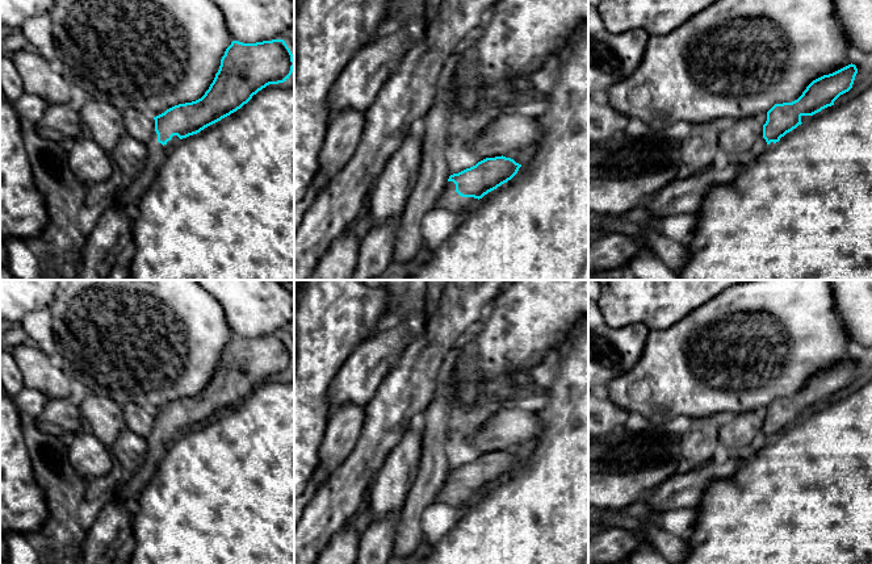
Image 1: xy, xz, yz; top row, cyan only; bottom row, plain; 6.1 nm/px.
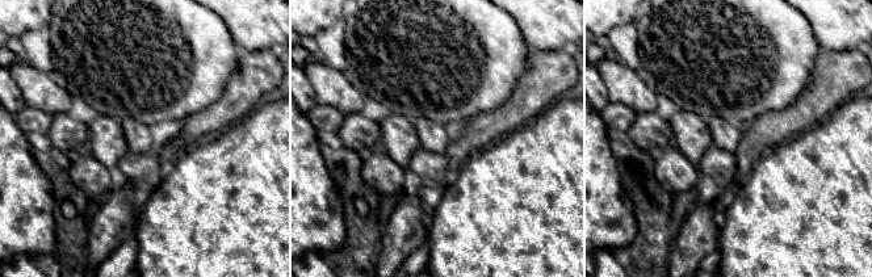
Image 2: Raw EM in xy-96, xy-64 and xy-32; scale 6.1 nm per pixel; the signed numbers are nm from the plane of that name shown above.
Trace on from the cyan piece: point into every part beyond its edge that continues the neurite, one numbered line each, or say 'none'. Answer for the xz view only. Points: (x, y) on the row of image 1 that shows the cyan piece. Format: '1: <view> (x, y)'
1: xz (449, 199)

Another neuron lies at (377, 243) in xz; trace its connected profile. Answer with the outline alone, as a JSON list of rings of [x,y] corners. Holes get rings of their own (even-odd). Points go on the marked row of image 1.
[[[401,216],[382,226],[364,227],[357,266],[352,280],[377,280],[385,276],[393,263],[397,231]]]

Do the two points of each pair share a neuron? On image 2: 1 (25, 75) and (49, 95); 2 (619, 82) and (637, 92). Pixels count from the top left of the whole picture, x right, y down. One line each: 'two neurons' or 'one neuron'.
1: one neuron
2: one neuron

